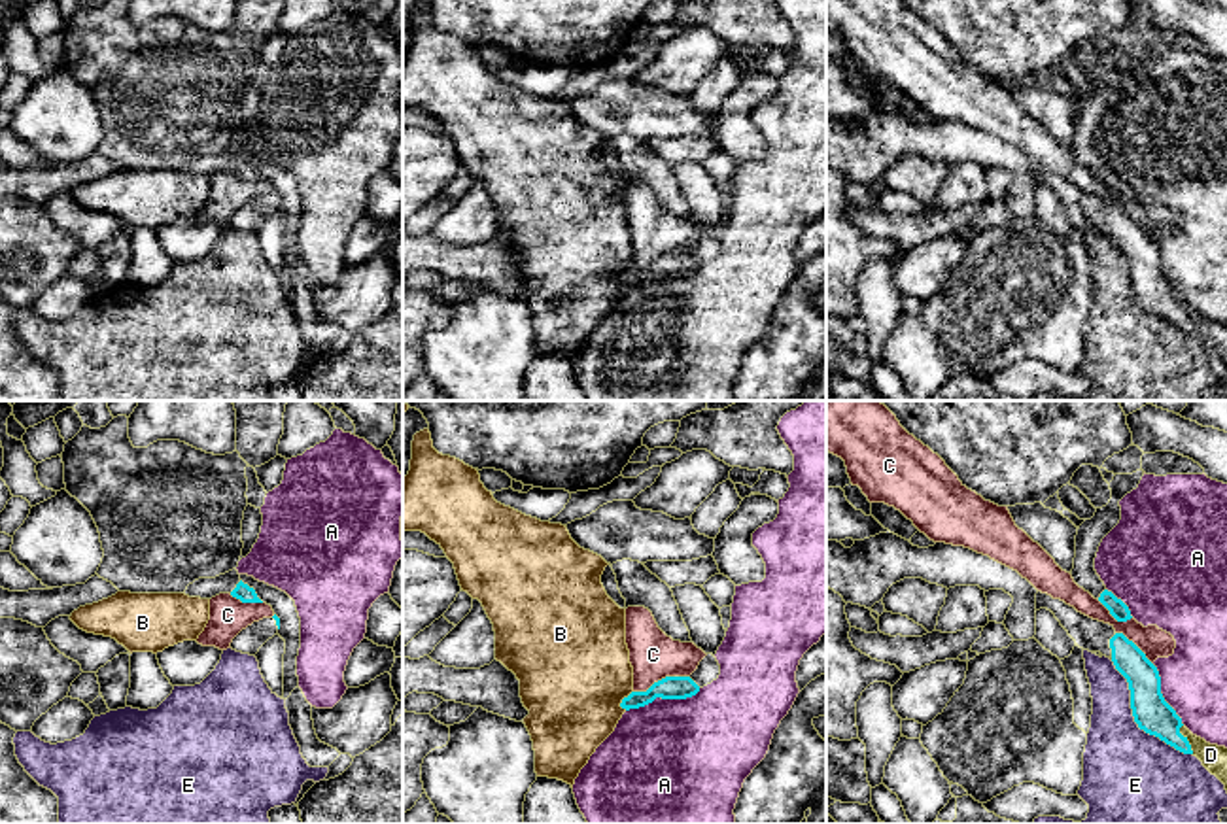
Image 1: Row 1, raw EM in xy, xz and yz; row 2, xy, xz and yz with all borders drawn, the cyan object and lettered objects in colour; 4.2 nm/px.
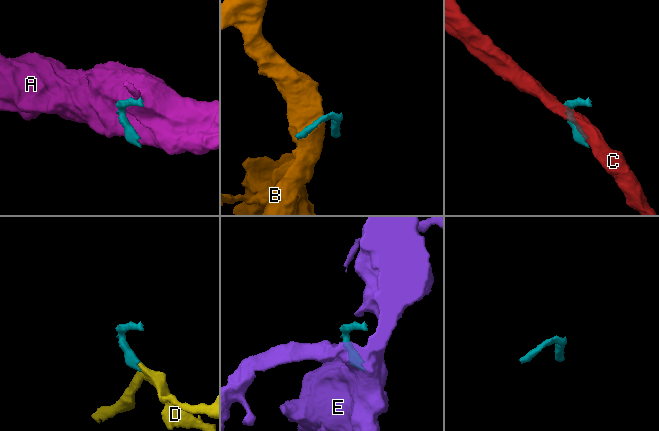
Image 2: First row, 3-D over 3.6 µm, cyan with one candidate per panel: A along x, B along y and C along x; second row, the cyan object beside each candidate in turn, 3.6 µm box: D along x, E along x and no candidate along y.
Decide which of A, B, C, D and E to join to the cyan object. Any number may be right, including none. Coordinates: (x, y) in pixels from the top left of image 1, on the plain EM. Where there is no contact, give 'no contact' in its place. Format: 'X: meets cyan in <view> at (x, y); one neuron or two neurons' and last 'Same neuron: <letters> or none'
A: meets cyan in xz at (662, 274); two neurons
B: meets cyan in xz at (622, 276); two neurons
C: meets cyan in xz at (662, 256); two neurons
D: meets cyan in yz at (1186, 316); one neuron
E: meets cyan in yz at (1135, 297); two neurons
Same neuron: D

